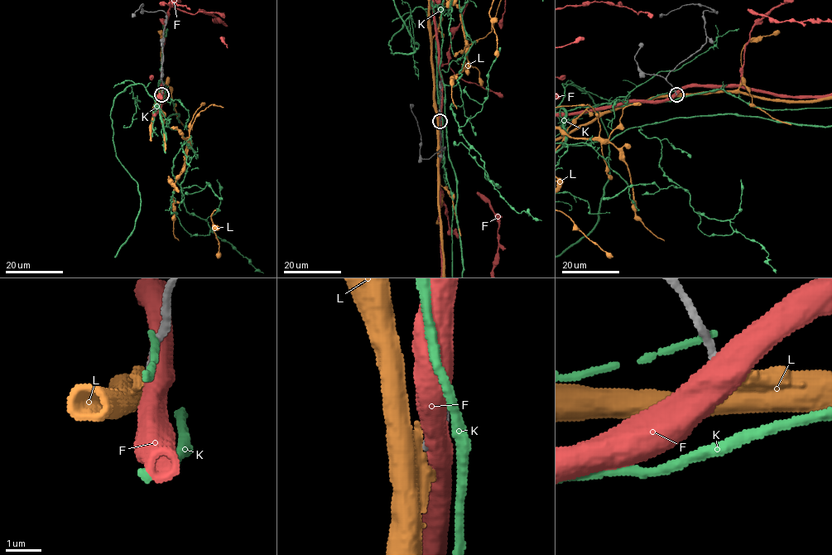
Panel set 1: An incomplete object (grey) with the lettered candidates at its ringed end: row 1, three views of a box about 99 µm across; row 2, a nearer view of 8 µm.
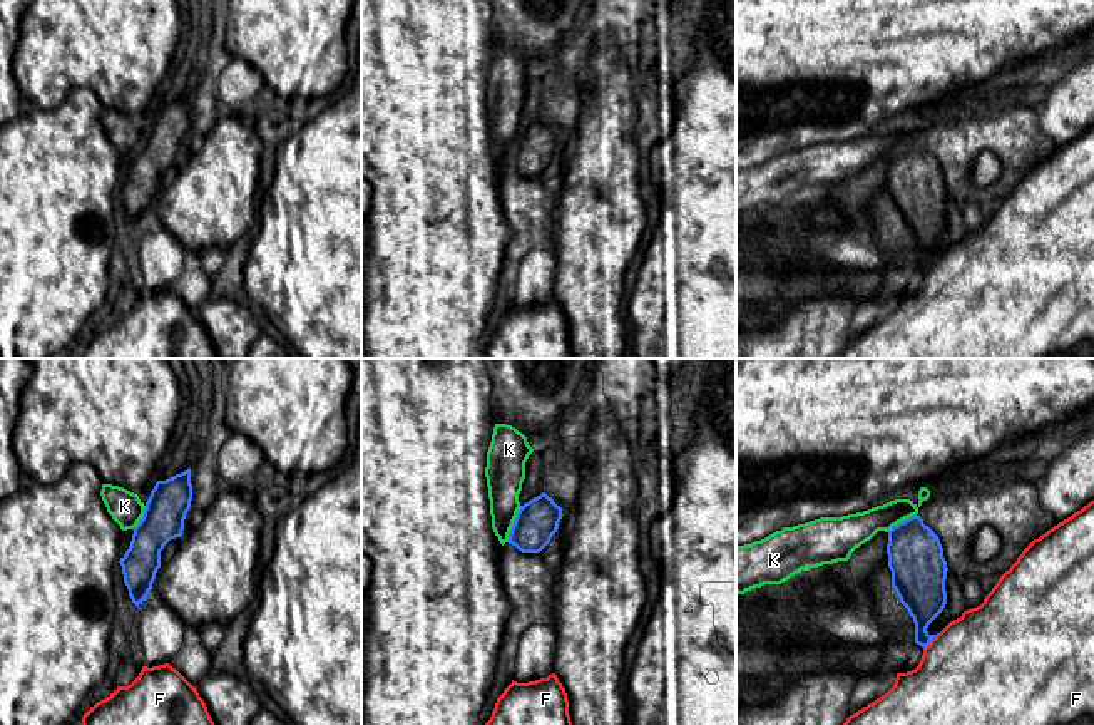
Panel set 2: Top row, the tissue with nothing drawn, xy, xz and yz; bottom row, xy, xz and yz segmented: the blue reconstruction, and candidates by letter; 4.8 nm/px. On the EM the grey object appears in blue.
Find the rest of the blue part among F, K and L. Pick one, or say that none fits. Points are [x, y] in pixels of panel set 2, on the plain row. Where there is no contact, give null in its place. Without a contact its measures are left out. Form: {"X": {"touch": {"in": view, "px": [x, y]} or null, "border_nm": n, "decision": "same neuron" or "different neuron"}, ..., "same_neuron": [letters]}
{"F": {"touch": {"in": "yz", "px": [930, 265]}, "border_nm": 110, "decision": "different neuron"}, "K": {"touch": {"in": "xz", "px": [514, 149]}, "border_nm": 190, "decision": "different neuron"}, "L": {"touch": null, "decision": "different neuron"}, "same_neuron": []}

